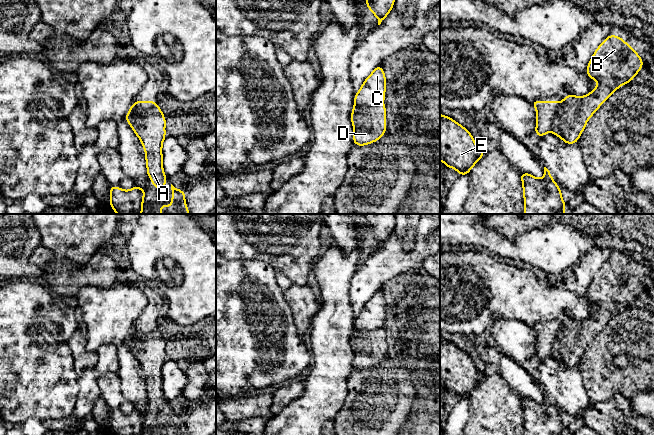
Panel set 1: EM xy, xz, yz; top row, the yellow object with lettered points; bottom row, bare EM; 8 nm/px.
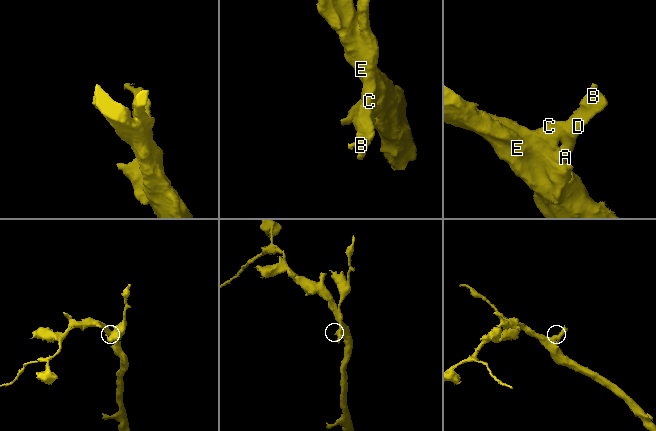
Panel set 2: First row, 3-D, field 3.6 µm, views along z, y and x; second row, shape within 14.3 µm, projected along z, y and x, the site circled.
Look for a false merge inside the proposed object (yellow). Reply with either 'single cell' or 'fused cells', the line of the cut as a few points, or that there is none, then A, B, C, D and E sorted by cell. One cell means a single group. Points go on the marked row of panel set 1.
fused cells | xz (382, 102), (372, 106), (355, 105) | A B D E / C

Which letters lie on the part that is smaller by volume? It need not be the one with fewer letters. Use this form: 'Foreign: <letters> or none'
Foreign: C

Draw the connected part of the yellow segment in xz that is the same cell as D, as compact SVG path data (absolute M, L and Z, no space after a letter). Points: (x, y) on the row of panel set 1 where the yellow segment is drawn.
M383 103L373 107L354 106L351 122L354 127L353 142L357 146L373 143L386 132L386 108Z

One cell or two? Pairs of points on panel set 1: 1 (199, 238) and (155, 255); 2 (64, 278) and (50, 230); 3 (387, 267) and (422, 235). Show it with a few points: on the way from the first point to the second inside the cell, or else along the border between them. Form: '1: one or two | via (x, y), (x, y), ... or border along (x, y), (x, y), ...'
1: one | via (188, 249), (166, 250)
2: two | border along (40, 245), (55, 258), (69, 258), (82, 265)
3: one | via (398, 260), (407, 260), (421, 246)

